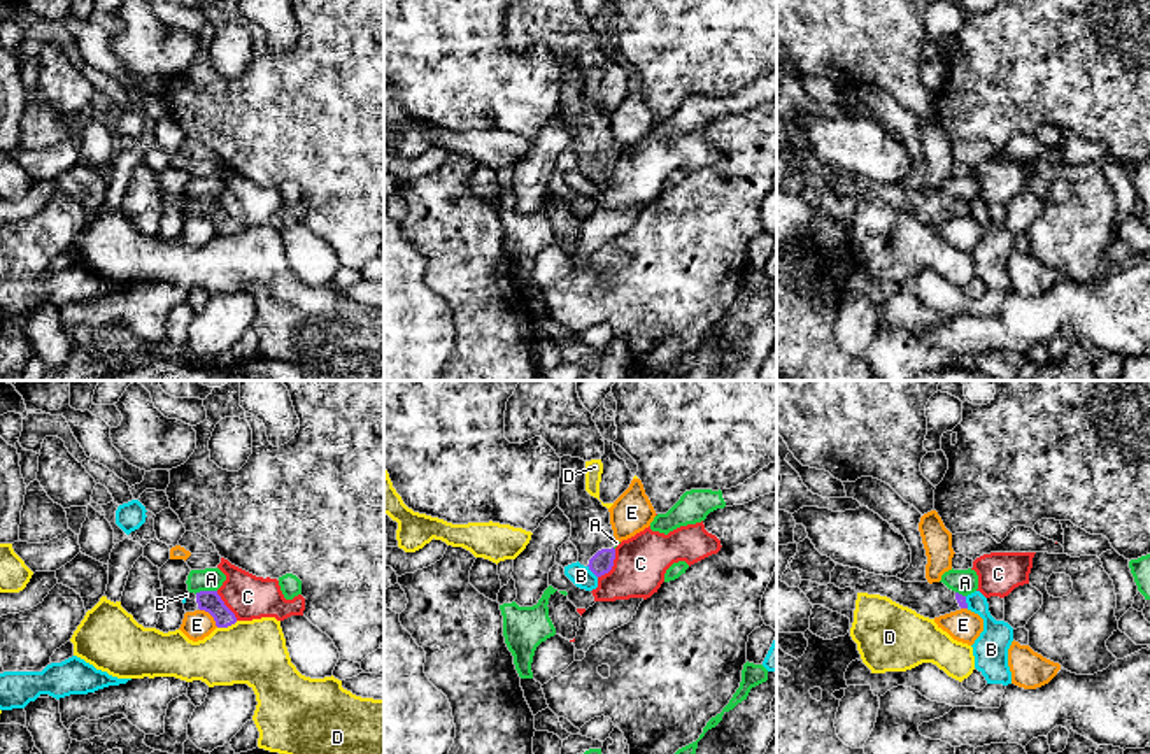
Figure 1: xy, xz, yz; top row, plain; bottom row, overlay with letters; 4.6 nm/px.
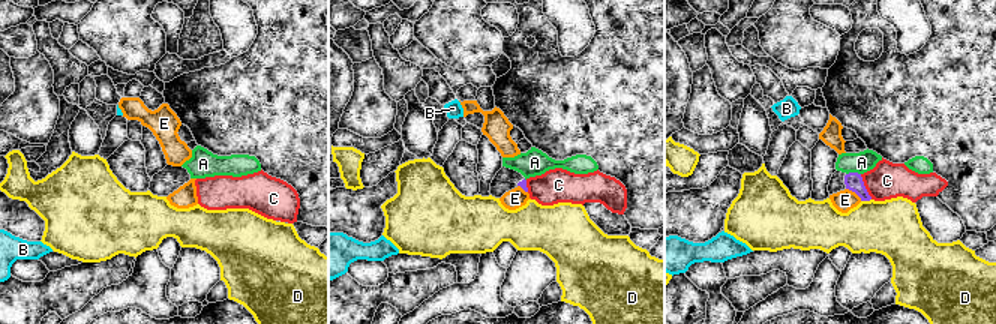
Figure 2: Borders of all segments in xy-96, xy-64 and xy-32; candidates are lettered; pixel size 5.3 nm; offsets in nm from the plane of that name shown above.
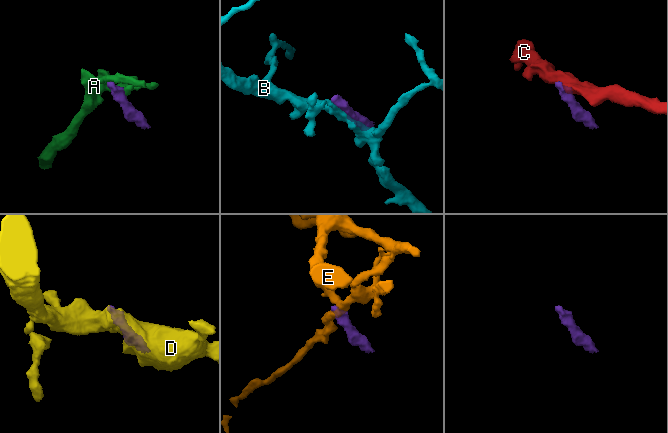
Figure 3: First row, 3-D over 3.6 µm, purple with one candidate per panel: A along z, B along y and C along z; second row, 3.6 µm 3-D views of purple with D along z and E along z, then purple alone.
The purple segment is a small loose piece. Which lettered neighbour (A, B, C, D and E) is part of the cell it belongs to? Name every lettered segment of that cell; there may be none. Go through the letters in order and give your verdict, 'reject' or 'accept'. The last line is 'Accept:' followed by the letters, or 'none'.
A: reject
B: reject
C: reject
D: reject
E: reject
Accept: none

